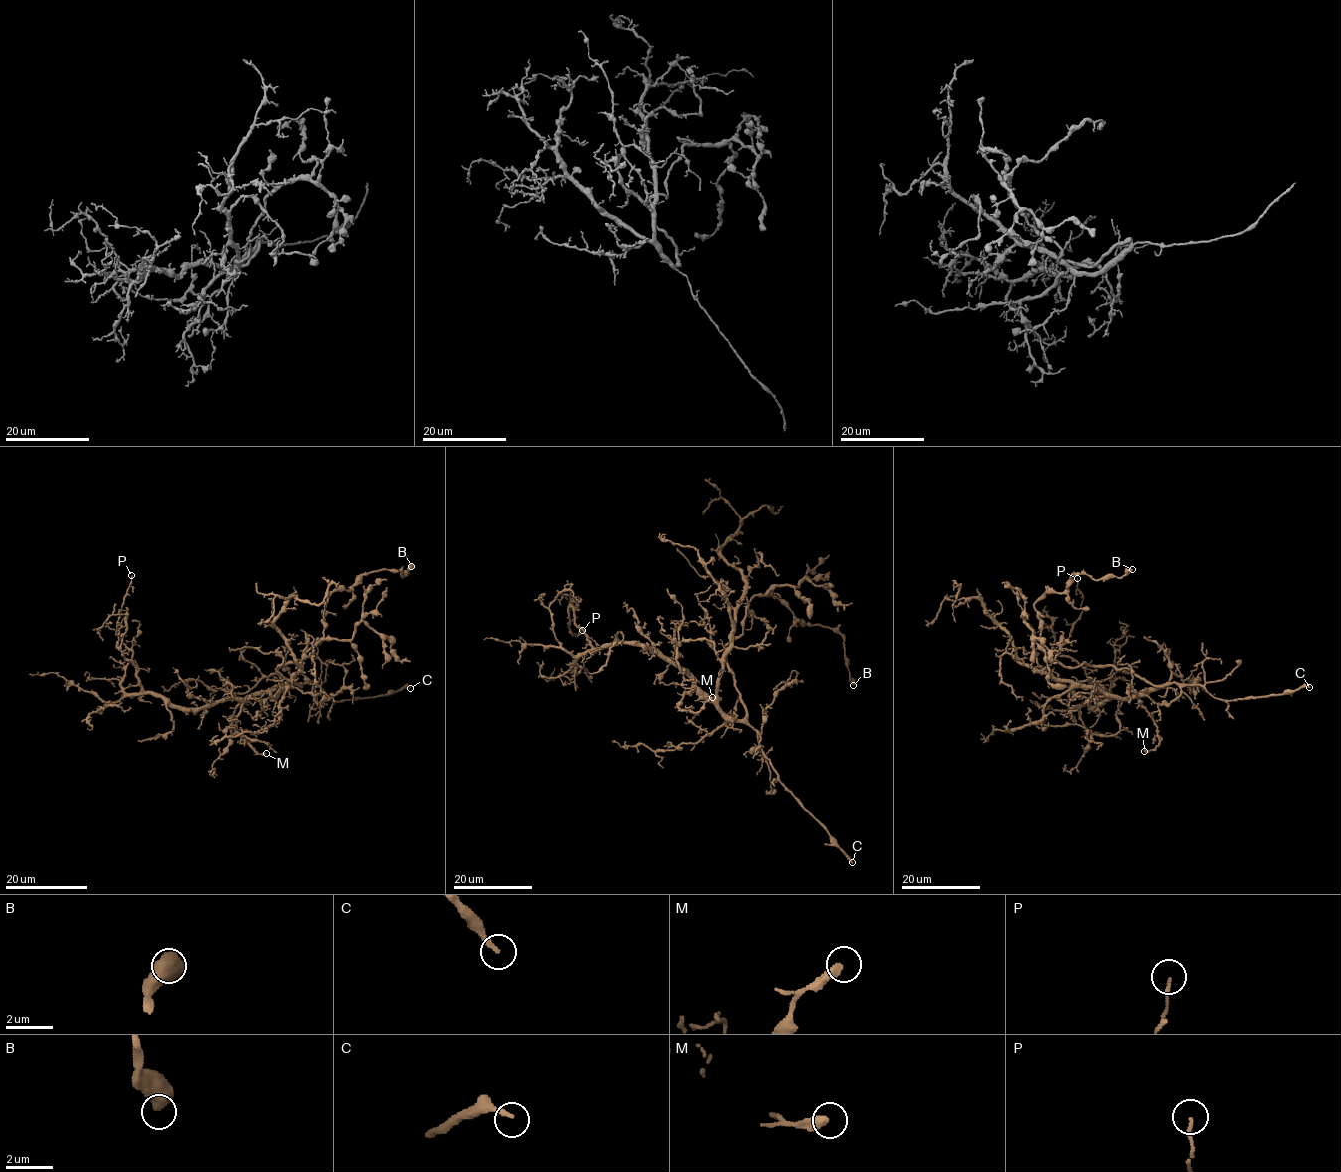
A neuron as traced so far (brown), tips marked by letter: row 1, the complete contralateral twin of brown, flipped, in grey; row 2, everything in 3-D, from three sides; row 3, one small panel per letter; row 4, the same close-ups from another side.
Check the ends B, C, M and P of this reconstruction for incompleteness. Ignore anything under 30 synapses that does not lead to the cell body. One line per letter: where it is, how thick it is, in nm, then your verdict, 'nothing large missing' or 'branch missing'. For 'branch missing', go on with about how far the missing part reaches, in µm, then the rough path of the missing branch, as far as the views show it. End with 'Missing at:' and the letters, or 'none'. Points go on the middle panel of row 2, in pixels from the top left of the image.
B: at (853, 685); 600 nm thick; nothing large missing
C: at (852, 862); 200 nm thick; nothing large missing
M: at (712, 697); 400 nm thick; nothing large missing
P: at (582, 630); 130 nm thick; nothing large missing
Missing at: none

